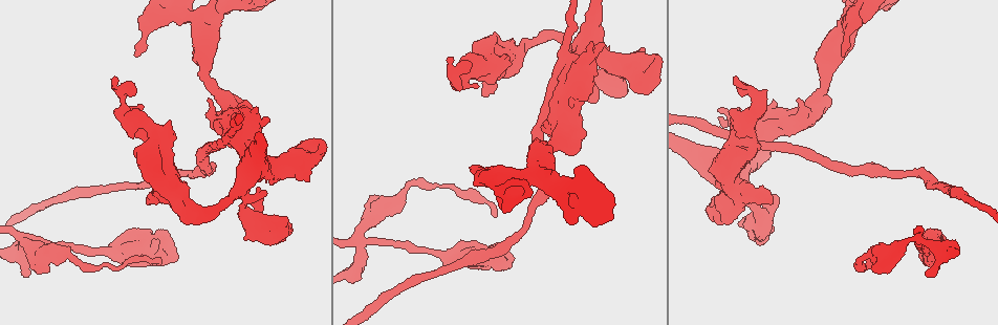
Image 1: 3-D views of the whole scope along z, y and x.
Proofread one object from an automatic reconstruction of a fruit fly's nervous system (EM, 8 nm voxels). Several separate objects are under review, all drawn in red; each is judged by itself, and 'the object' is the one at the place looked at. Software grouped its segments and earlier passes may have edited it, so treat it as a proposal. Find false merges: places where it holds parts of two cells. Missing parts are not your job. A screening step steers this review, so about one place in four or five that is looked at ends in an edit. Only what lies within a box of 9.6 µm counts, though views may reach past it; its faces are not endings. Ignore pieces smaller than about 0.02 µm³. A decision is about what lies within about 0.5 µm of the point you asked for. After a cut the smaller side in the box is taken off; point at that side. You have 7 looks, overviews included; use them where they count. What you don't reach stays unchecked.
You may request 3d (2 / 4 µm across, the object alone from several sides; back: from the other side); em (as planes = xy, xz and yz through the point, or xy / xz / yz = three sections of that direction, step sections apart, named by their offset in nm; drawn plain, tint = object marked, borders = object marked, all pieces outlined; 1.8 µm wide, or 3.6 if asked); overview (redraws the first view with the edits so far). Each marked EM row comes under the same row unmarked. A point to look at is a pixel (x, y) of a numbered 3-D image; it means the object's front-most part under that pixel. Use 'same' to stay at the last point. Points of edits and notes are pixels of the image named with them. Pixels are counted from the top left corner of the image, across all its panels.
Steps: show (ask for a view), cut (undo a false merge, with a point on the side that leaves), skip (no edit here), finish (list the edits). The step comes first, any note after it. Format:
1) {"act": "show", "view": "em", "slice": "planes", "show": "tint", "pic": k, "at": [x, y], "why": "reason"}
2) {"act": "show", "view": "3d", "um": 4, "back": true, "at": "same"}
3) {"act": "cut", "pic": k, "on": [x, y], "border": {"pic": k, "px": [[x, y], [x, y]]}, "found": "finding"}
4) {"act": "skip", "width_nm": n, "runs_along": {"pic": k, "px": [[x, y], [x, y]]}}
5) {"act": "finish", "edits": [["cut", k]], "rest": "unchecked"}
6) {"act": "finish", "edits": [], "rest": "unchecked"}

{"act": "show", "view": "em", "slice": "planes", "show": "borders", "pic": 1, "at": [26, 241], "why": "four-way junction"}

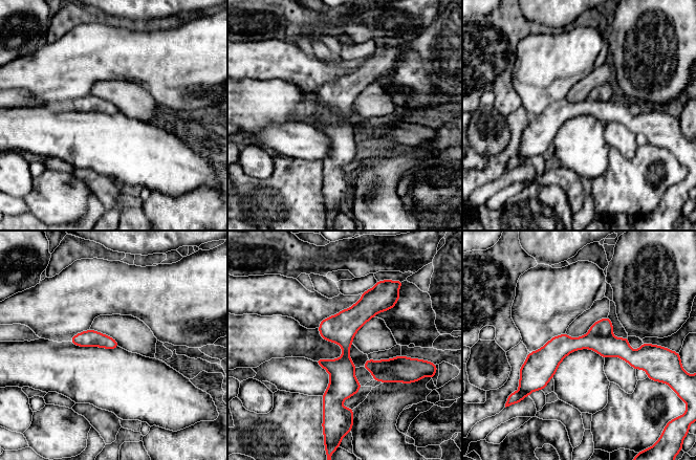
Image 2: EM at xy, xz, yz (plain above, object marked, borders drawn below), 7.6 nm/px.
{"act": "cut", "pic": 2, "on": [608, 346], "border": {"pic": 2, "px": [[588, 332], [594, 335], [611, 334]]}, "found": "a second cell is stuck on"}

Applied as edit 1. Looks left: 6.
{"act": "show", "view": "em", "slice": "planes", "show": "tint", "pic": 1, "at": [514, 65], "why": "abrupt turn"}

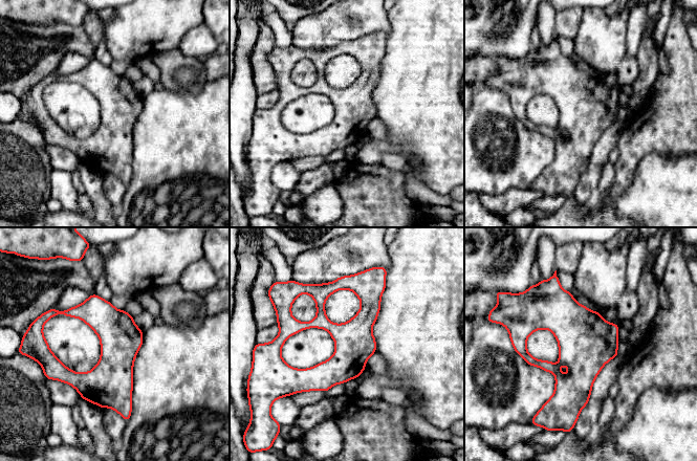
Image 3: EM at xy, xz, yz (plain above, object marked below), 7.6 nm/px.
{"act": "skip", "found": "all the same cell"}

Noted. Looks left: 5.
{"act": "show", "view": "3d", "um": 2, "pic": 1, "at": [760, 216], "why": "arms run side by side"}

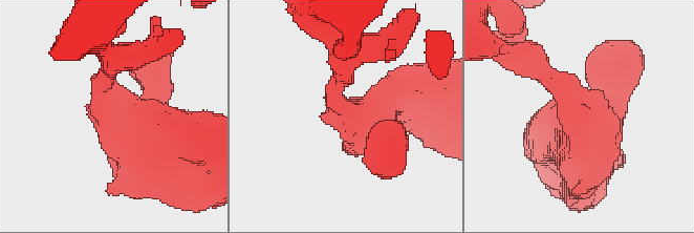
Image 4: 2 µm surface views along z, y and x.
{"act": "show", "view": "em", "slice": "planes", "show": "tint", "pic": 4, "at": [110, 110], "arms": 4, "why": "now the EM"}

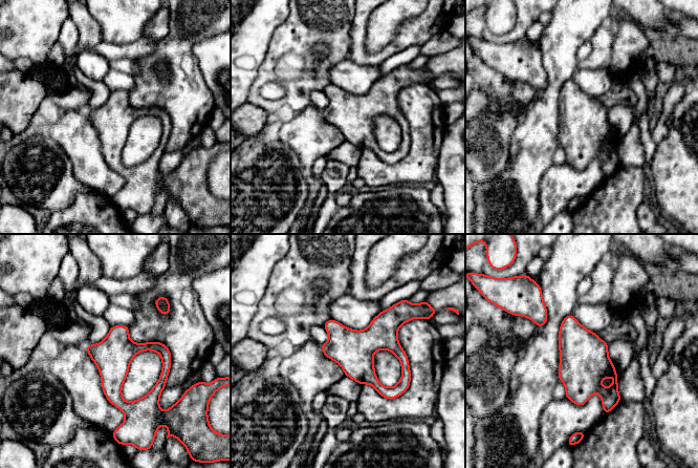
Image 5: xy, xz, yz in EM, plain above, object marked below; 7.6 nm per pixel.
{"act": "skip", "width_nm": 280, "found": "one cell here"}

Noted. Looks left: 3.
{"act": "finish", "edits": [["cut", 2]], "rest": "unchecked"}

